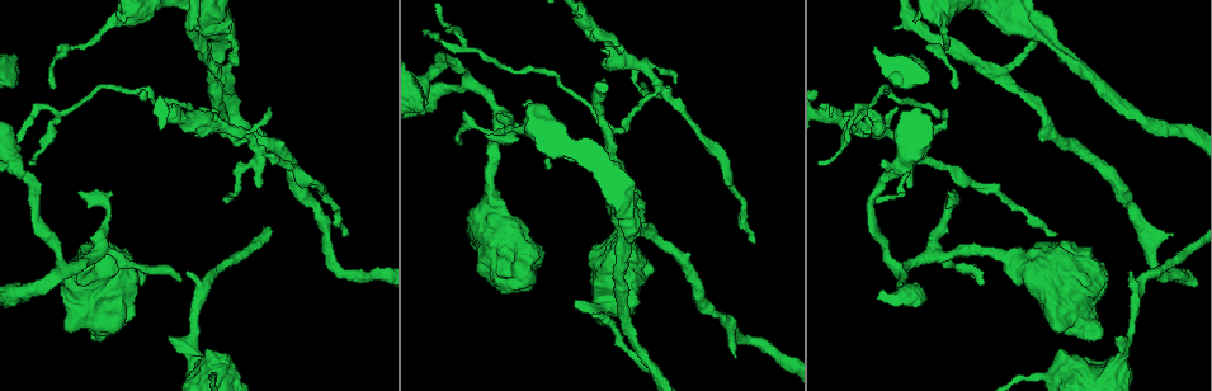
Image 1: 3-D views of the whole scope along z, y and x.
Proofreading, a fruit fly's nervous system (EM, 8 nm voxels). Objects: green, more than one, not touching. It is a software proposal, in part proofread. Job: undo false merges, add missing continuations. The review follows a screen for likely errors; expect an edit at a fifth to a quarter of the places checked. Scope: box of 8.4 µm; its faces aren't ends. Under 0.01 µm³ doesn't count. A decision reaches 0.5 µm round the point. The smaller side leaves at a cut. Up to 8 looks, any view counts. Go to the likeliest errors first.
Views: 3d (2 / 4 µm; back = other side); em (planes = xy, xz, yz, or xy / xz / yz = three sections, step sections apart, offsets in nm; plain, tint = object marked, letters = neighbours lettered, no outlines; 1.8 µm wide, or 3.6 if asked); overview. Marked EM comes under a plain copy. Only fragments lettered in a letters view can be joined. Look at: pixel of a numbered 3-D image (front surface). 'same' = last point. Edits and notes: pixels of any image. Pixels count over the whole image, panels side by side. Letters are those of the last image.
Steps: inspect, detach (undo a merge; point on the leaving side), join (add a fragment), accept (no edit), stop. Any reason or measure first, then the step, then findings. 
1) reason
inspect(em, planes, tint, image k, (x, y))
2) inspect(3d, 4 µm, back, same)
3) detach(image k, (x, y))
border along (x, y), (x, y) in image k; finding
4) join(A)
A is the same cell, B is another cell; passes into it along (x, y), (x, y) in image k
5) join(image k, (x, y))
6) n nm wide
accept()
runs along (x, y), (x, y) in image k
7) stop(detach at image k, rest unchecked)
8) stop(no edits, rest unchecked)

inspect(em, planes, letters, image 1, (874, 126))

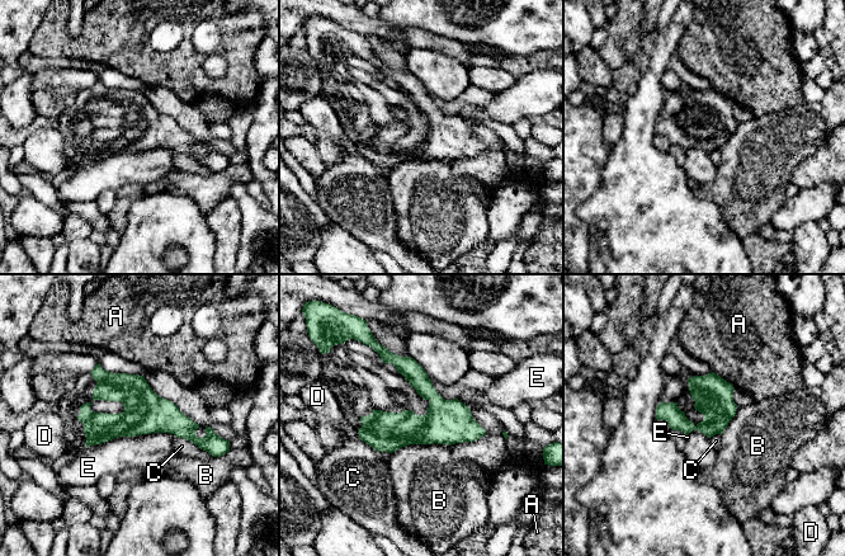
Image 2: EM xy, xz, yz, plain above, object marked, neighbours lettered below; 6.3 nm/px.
accept()
A, B, C, D and E are other cells; runs along (95, 371), (197, 441), (211, 436) in image 2; all the same cell

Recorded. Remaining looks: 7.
an open end
inspect(em, xy, step 8, tint, image 1, (752, 243))

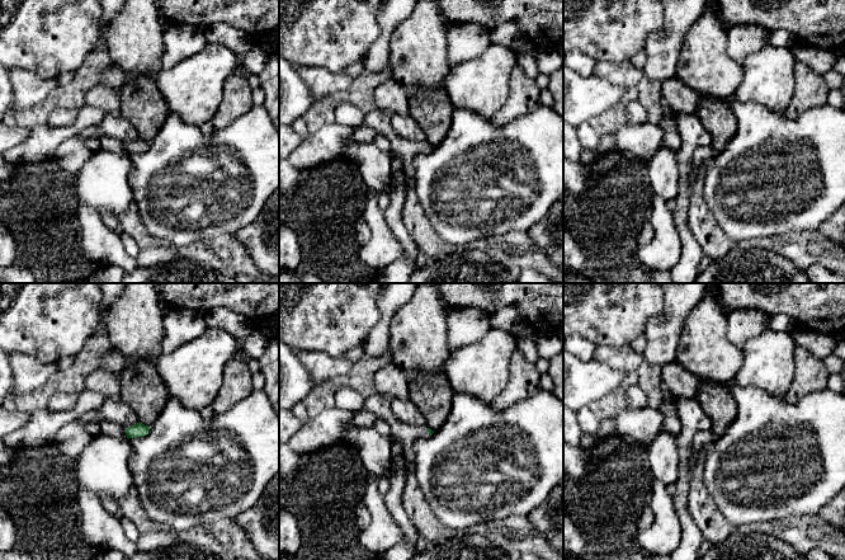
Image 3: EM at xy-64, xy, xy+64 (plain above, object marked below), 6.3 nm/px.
inspect(em, planes, letters, same)

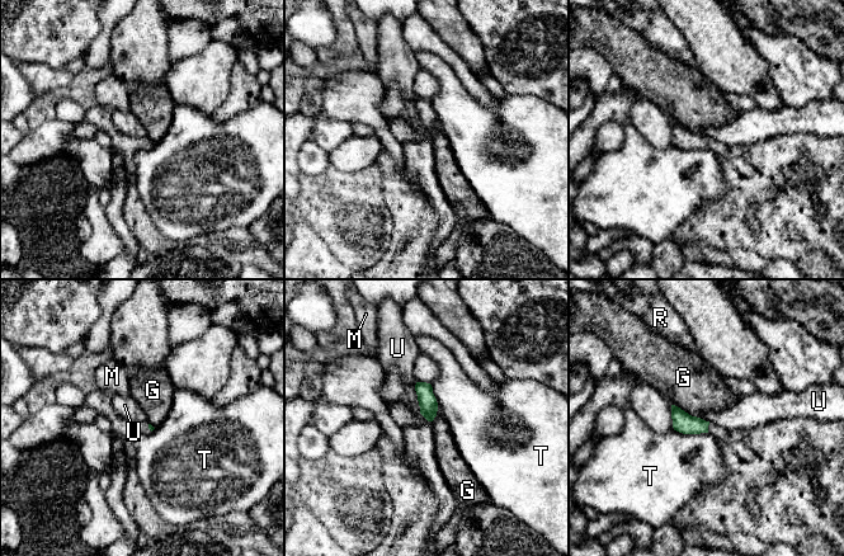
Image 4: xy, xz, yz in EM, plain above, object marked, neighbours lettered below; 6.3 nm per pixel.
accept()
G, M, R, T and U are other cells; border along (415, 382), (419, 411), (428, 420) in image 4; none of them fits

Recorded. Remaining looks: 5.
an open end
inspect(em, xz, step 8, letters, image 1, (1129, 272))

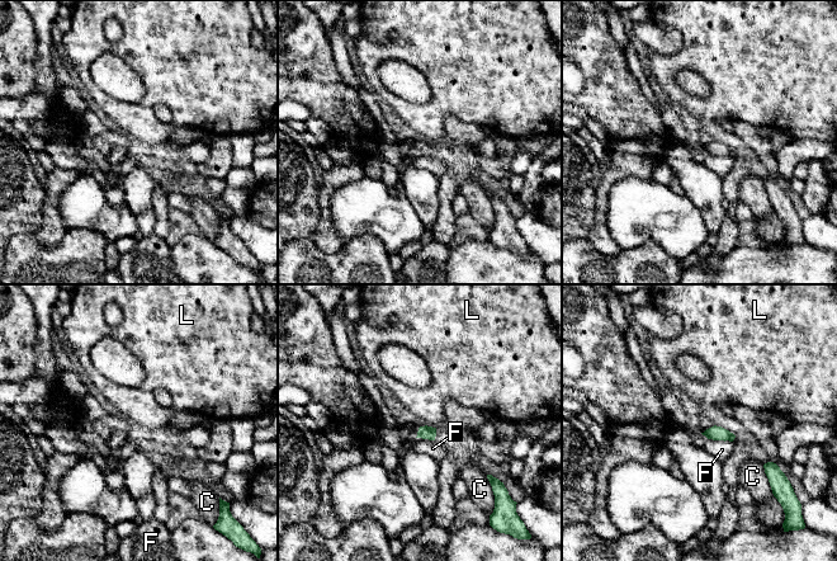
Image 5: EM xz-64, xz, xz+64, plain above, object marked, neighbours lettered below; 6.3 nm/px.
F touches over 160 nm
accept()
C, F and L are other cells; none of them fits

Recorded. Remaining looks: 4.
stop(no edits, rest unchecked)

